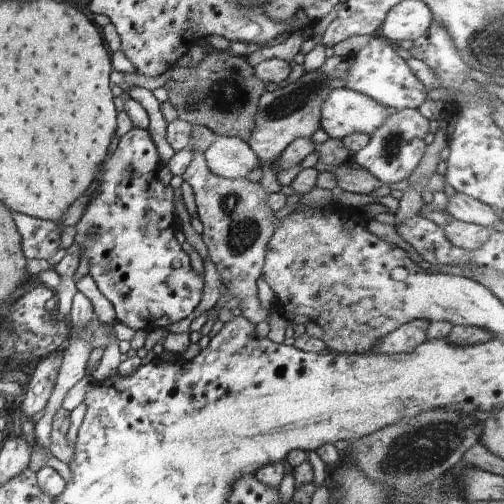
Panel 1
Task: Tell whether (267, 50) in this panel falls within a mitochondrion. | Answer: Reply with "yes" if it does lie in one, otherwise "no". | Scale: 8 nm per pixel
no

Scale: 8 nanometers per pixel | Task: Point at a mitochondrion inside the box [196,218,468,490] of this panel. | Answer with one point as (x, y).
(412, 451)

